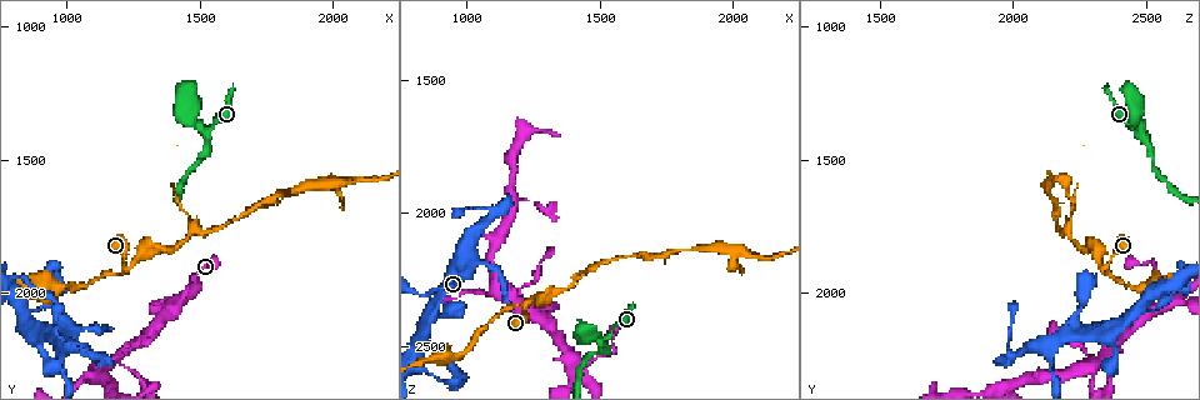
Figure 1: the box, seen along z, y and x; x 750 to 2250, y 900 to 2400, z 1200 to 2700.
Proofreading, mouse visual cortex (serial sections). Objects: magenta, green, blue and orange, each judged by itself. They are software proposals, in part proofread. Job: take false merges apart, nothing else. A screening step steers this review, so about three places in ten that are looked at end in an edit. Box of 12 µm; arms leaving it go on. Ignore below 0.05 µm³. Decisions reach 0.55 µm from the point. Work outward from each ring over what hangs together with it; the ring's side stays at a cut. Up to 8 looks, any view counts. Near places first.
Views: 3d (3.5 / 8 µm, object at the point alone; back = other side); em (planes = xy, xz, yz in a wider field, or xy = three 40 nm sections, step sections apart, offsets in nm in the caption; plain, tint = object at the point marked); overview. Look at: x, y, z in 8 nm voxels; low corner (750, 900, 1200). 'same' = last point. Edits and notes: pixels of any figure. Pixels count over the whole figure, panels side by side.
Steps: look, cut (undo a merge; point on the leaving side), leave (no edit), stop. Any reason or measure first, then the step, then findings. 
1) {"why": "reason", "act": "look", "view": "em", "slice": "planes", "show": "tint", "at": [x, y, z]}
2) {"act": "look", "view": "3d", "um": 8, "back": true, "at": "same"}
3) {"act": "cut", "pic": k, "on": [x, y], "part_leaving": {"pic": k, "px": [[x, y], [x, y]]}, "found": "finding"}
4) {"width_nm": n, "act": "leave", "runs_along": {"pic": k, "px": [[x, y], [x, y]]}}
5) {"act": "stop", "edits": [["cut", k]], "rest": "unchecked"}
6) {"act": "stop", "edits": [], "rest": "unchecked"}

{"why": "arms run side by side", "act": "look", "view": "3d", "um": 3.5, "at": [960, 2160, 2220]}

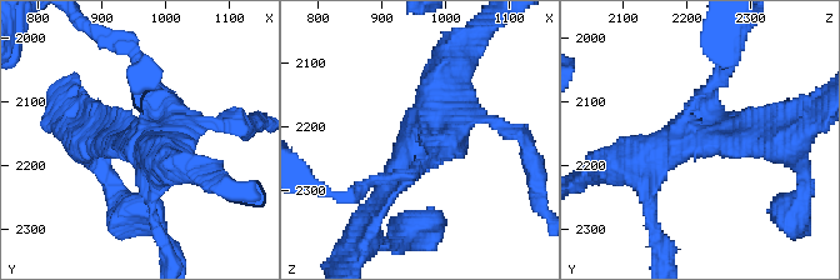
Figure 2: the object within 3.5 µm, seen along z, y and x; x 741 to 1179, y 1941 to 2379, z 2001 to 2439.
{"arms": 4, "arm_widths_nm": [250, 250, 250, 400], "act": "look", "view": "em", "slice": "xy", "step": 2, "show": "tint", "at": [950, 2160, 2230]}

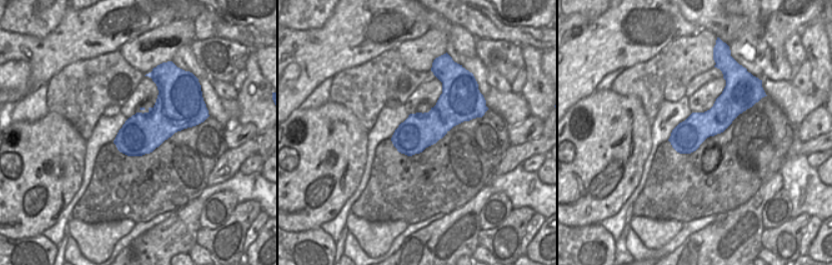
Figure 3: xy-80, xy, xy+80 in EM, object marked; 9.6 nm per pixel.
{"width_nm": 340, "act": "leave", "runs_along": {"pic": 2, "px": [[153, 80], [153, 130], [88, 141]]}, "found": "continuous, no second cell"}

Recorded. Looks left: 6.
{"why": "abrupt turn", "act": "look", "view": "3d", "um": 3.5, "at": [1090, 2230, 2000]}

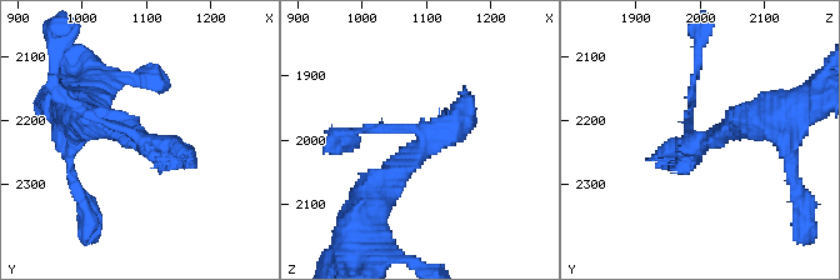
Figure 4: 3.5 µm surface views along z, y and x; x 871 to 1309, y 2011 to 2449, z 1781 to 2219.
{"act": "leave", "runs_along": {"pic": 4, "px": [[365, 199], [465, 115], [465, 86]]}, "found": "one cell here"}

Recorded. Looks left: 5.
{"why": "three arms meet", "act": "look", "view": "3d", "um": 3.5, "at": [1240, 1910, 2340]}

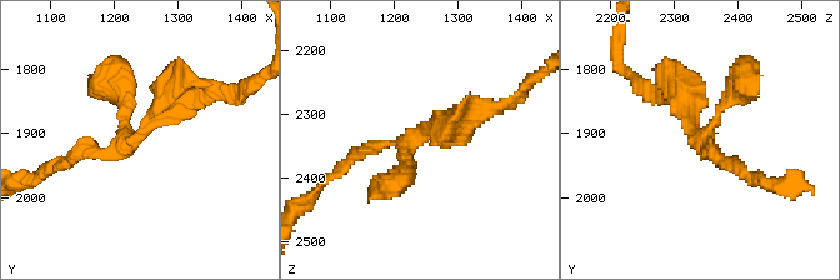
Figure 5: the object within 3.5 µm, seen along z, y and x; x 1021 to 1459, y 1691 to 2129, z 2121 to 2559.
{"arms": 3, "arm_widths_nm": [150, 250, 300], "why": "need the tissue", "act": "look", "view": "em", "slice": "xy", "step": 3, "show": "tint", "at": [1235, 1905, 2335]}

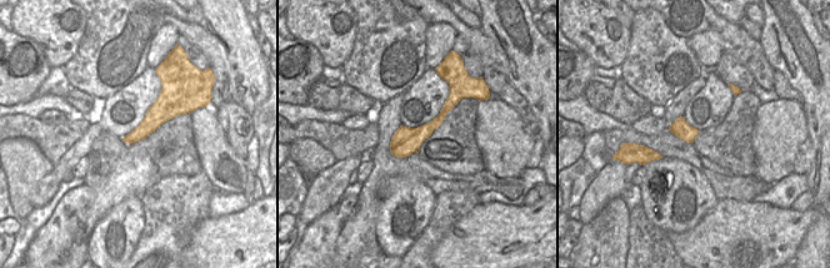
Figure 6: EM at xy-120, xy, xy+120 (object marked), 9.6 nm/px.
{"act": "leave", "runs_along": {"pic": 6, "px": [[451, 93], [443, 114], [396, 153]]}, "found": "continuous, no second cell"}

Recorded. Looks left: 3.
{"why": "arms part here", "act": "look", "view": "3d", "um": 3.5, "back": true, "at": [2000, 1580, 2140]}

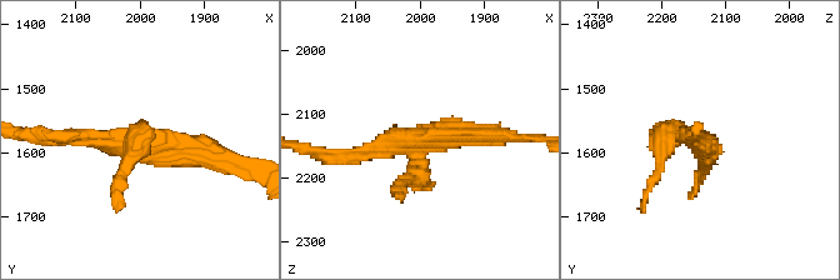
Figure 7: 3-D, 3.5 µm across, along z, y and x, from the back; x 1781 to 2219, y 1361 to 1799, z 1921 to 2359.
{"why": "need the tissue", "act": "look", "view": "em", "slice": "planes", "show": "tint", "at": [1990, 1590, 2135]}

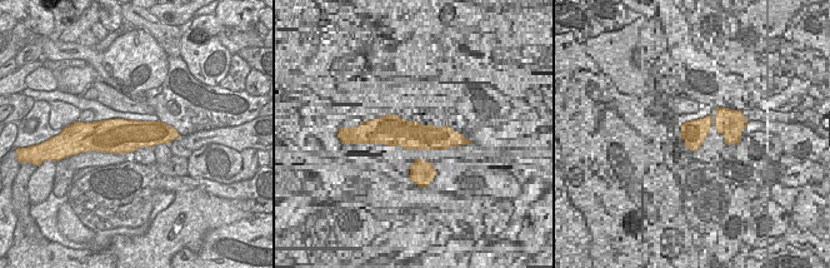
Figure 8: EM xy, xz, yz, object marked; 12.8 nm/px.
{"width_nm": 440, "act": "cut", "pic": 7, "on": [126, 170], "part_leaving": {"pic": 7, "px": [[139, 133], [120, 175], [116, 213]]}, "found": "a second cell is stuck on"}

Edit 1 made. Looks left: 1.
{"act": "stop", "edits": [["cut", 7]], "rest": "unchecked"}

